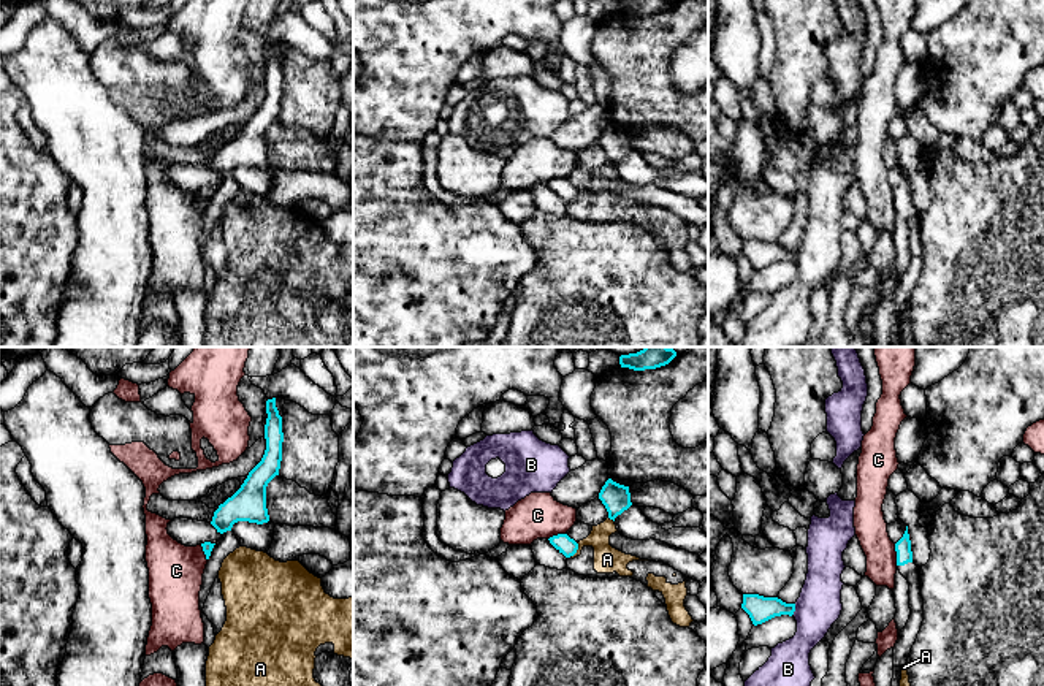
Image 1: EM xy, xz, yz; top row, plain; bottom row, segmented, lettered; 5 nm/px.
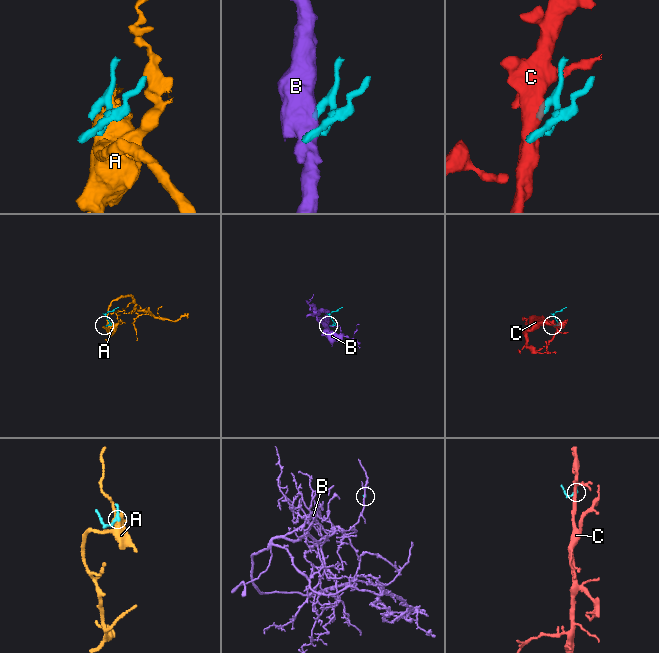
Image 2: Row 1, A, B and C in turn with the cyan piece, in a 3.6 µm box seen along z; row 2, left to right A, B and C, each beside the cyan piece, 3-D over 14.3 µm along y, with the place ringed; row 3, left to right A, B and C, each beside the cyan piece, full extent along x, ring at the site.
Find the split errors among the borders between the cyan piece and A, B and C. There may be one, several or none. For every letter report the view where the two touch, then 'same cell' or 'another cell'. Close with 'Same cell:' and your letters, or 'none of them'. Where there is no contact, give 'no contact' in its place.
A: xz | another cell
B: yz | another cell
C: yz | another cell
Same cell: none of them

